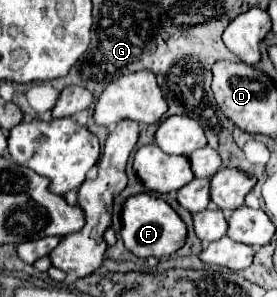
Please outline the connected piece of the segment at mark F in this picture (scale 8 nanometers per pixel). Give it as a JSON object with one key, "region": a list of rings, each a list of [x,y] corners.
{"region":[[[138,193],[124,201],[122,207],[122,231],[120,237],[124,247],[136,257],[168,257],[176,253],[186,241],[186,225],[178,213],[162,199],[150,193]]]}

